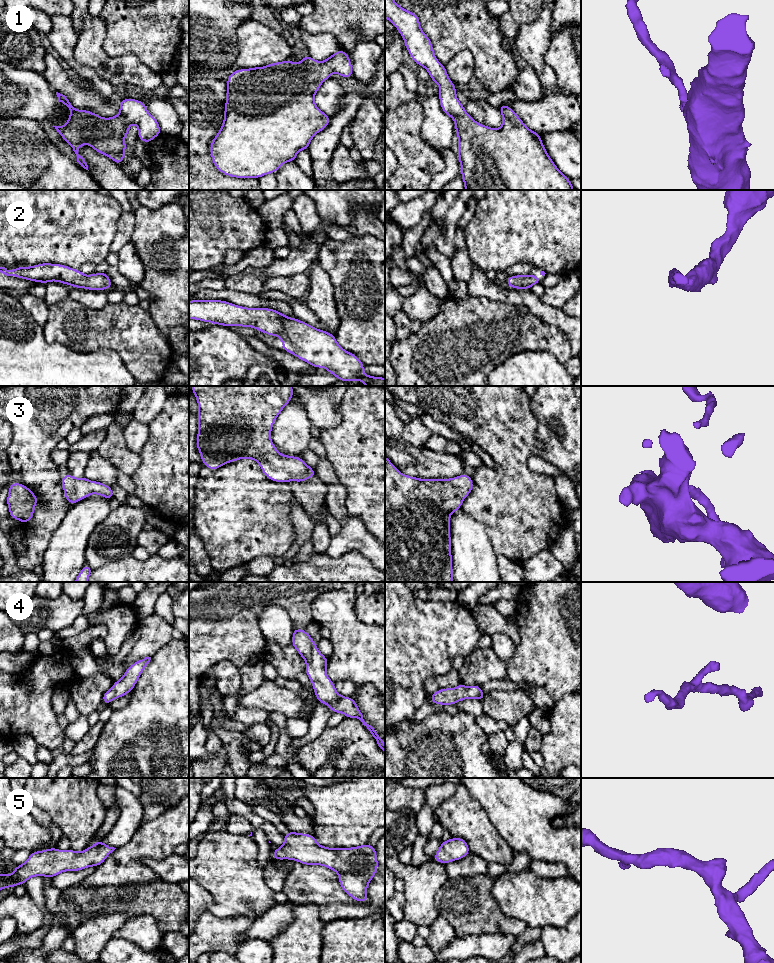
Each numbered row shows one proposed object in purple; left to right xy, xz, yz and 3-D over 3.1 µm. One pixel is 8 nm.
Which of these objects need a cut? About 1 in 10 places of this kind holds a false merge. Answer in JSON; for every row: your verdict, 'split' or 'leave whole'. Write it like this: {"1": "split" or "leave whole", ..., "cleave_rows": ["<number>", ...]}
{"1": "leave whole", "2": "leave whole", "3": "leave whole", "4": "leave whole", "5": "leave whole", "cleave_rows": []}

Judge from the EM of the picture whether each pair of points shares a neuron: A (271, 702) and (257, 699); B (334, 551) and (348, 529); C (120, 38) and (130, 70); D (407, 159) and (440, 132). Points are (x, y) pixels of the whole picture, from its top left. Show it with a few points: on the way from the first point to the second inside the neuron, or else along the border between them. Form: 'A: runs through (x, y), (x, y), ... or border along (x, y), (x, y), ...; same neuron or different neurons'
A: runs through (268, 699), (260, 699); same neuron
B: runs through (339, 546), (348, 537), (348, 534); same neuron
C: border along (103, 45), (108, 54), (133, 53), (146, 65); different neurons
D: border along (423, 120), (421, 137), (440, 151); different neurons

